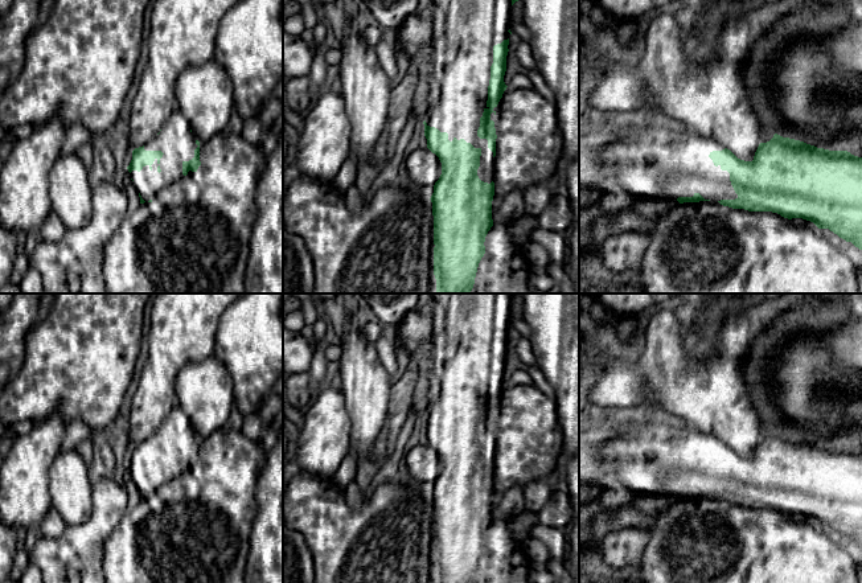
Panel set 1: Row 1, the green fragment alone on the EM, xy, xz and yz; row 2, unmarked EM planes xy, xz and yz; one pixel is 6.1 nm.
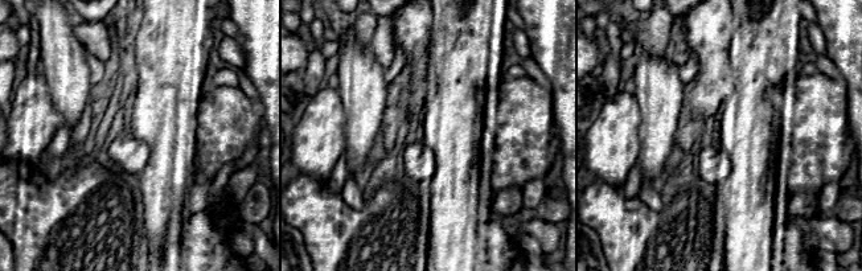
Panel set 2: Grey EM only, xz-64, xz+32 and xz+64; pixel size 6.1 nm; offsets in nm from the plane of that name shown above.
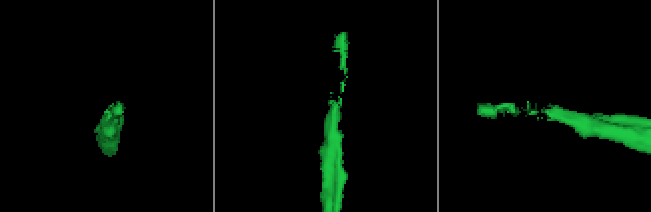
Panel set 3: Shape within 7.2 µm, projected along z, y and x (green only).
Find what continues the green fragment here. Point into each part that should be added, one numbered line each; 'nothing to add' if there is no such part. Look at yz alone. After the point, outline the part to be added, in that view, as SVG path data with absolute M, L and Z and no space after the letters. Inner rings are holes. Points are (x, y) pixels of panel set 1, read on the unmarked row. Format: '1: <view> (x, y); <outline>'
1: yz (644, 475); M607 449L595 453L579 453L579 506L591 504L596 494L604 489L608 480L615 476L621 485L641 496L664 494L677 496L678 493L693 493L690 483L668 473L662 468L662 457L648 452L639 457L635 453L612 455Z

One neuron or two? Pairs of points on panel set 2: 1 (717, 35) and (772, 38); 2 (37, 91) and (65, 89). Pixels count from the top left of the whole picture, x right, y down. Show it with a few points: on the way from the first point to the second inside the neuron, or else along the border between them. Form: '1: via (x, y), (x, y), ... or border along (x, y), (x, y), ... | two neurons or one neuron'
1: border along (733, 36), (729, 44), (729, 66) | two neurons
2: border along (40, 70), (45, 79), (50, 102), (62, 118) | two neurons

